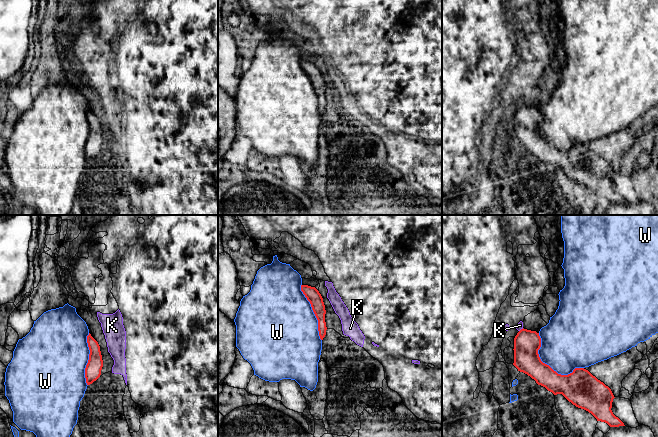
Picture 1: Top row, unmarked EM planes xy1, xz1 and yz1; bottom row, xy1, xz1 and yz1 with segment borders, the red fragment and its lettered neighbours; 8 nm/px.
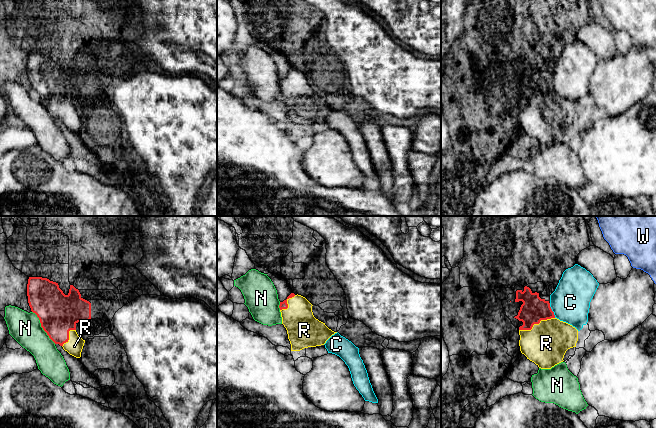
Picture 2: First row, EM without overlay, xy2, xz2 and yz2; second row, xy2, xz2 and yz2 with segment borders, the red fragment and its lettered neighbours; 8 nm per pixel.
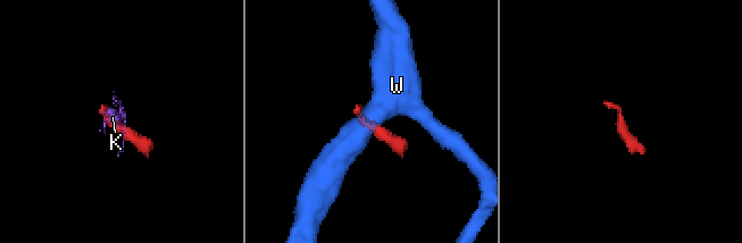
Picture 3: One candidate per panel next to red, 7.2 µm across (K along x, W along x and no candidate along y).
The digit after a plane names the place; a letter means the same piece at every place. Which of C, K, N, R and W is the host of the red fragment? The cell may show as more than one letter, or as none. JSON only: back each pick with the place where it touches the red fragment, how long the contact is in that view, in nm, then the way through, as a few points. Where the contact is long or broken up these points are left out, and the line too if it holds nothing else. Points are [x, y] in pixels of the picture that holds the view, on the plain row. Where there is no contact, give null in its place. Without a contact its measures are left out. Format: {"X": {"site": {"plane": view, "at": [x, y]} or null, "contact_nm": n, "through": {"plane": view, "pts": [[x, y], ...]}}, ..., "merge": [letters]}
{"R": {"site": {"plane": "yz2", "at": [536, 99]}, "contact_nm": 300}, "merge": ["R"]}

